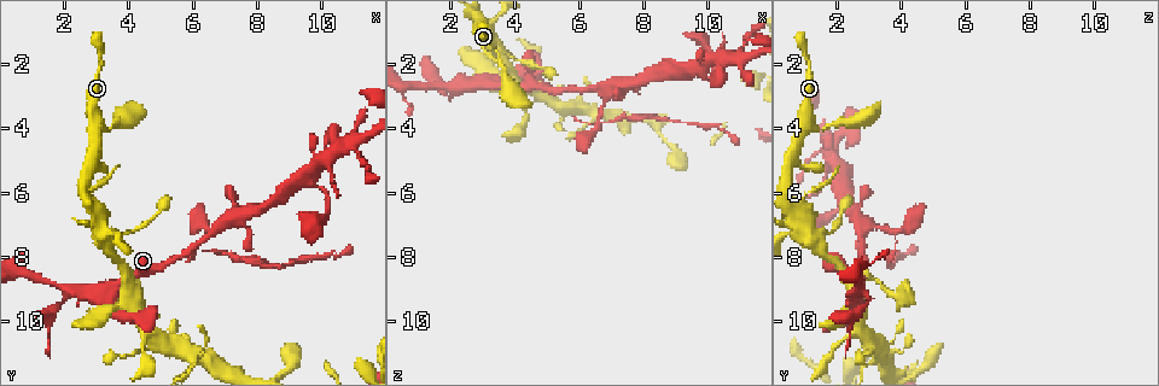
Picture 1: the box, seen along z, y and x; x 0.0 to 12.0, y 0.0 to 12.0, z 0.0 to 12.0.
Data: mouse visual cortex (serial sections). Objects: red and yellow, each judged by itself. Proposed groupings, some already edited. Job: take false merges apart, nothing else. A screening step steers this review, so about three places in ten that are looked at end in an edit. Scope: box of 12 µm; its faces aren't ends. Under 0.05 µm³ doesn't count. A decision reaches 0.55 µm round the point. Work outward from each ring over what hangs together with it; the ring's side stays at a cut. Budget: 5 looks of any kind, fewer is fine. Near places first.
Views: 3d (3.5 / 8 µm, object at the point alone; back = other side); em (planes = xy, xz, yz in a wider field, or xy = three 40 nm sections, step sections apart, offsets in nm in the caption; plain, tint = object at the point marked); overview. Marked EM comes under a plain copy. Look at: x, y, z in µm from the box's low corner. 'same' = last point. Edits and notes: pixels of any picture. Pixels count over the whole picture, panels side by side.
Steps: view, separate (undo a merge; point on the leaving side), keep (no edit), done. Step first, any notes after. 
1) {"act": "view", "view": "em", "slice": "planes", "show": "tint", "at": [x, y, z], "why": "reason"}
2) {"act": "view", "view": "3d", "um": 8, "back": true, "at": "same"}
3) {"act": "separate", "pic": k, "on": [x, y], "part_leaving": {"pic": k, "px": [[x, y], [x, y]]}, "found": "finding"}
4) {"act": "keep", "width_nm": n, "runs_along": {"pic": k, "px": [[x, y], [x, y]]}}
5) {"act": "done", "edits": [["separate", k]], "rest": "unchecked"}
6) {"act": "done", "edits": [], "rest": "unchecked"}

{"act": "view", "view": "3d", "um": 3.5, "at": [6.6, 7.3, 3.8]}

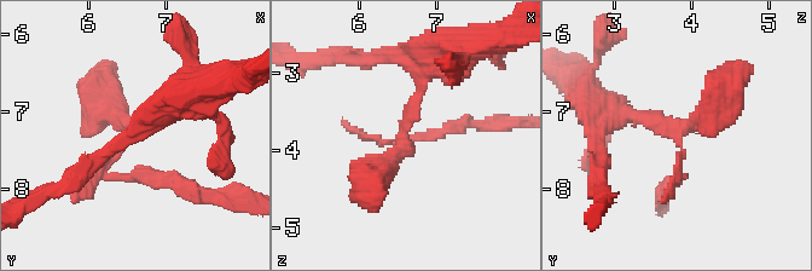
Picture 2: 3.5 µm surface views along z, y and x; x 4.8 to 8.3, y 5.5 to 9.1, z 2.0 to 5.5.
{"act": "view", "view": "em", "slice": "planes", "show": "tint", "at": [6.55, 7.30, 3.85]}

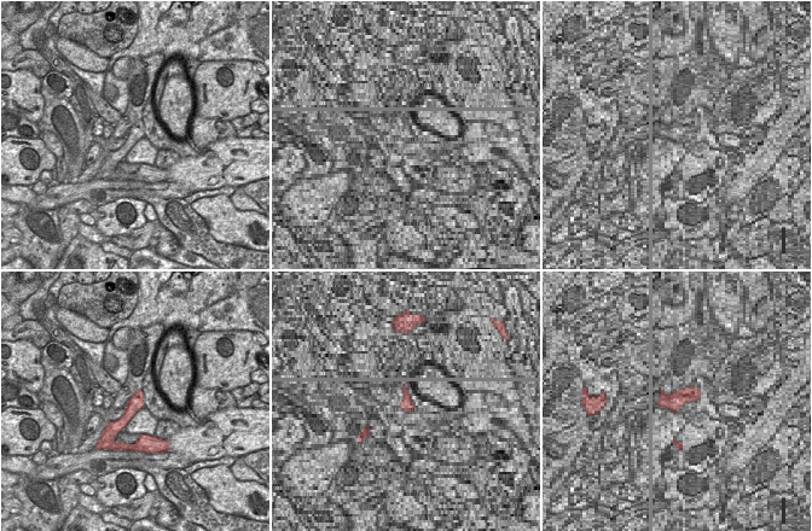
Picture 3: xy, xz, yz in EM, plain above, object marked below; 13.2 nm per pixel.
{"act": "separate", "pic": 2, "on": [421, 136], "part_leaving": {"pic": 2, "px": [[109, 162], [112, 174], [213, 196]]}, "found": "two cells meet here"}

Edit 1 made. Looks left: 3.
{"act": "view", "view": "3d", "um": 3.5, "at": [9.4, 5.6, 2.2], "why": "sudden change in width"}

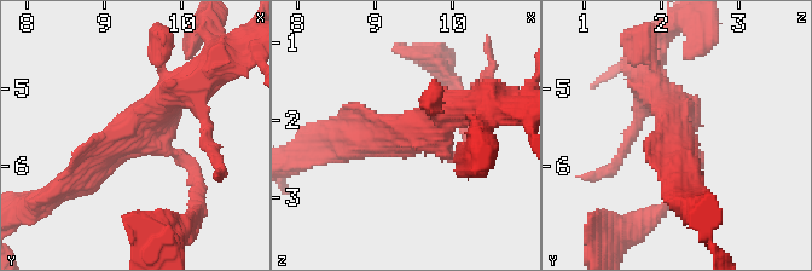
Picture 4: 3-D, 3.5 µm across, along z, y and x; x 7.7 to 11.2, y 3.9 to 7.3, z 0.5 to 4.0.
{"act": "view", "view": "em", "slice": "xy", "step": 1, "show": "tint", "at": [9.40, 5.55, 2.25], "why": "need the tissue"}

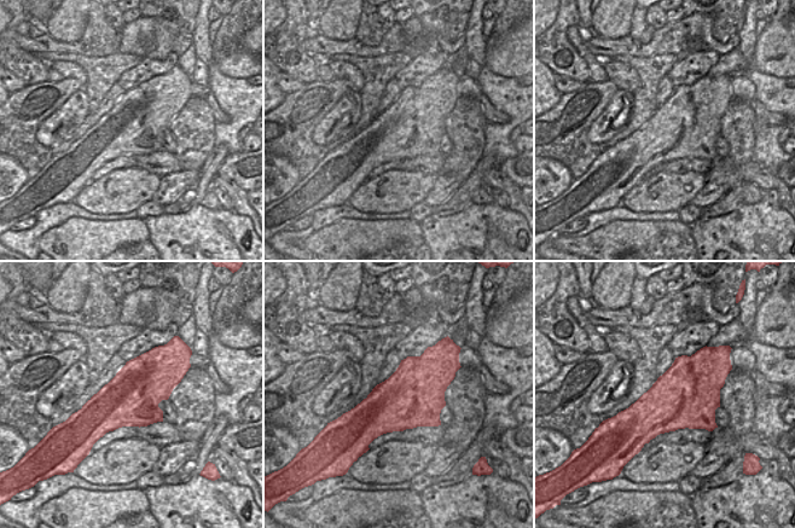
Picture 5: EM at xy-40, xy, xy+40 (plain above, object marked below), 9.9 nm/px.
{"act": "keep", "runs_along": {"pic": 4, "px": [[70, 183], [178, 90], [193, 86]]}, "found": "continuous, no second cell"}

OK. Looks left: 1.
{"act": "done", "edits": [["separate", 2]], "rest": "unchecked"}

